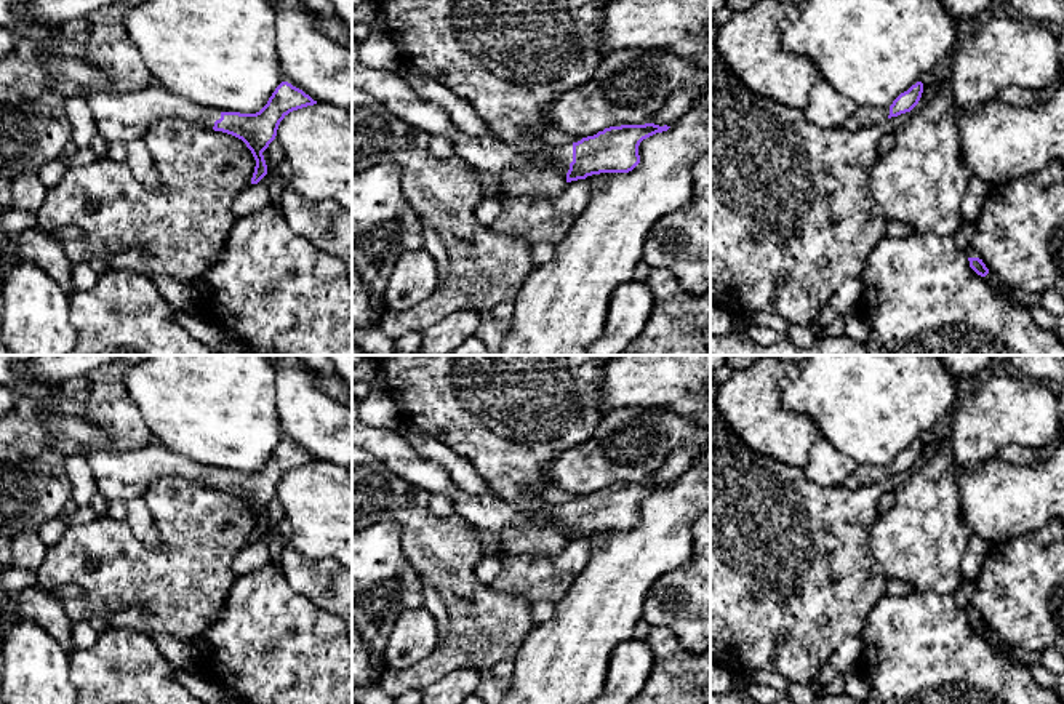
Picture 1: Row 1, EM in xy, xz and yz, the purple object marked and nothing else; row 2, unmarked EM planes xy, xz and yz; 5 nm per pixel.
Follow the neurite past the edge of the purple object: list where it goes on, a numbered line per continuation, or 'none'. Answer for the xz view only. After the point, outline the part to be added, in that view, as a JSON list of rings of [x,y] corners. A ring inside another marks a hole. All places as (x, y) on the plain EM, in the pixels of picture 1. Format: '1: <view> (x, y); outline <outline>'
1: xz (485, 511); outline [[[352,395],[352,448],[368,451],[413,486],[429,494],[448,496],[454,504],[454,514],[470,526],[499,534],[510,526],[525,531],[560,526],[568,531],[573,502],[549,504],[541,515],[530,515],[491,491],[469,493],[453,482],[445,466],[421,458],[398,430],[365,424],[358,416],[358,408],[360,402]]]

